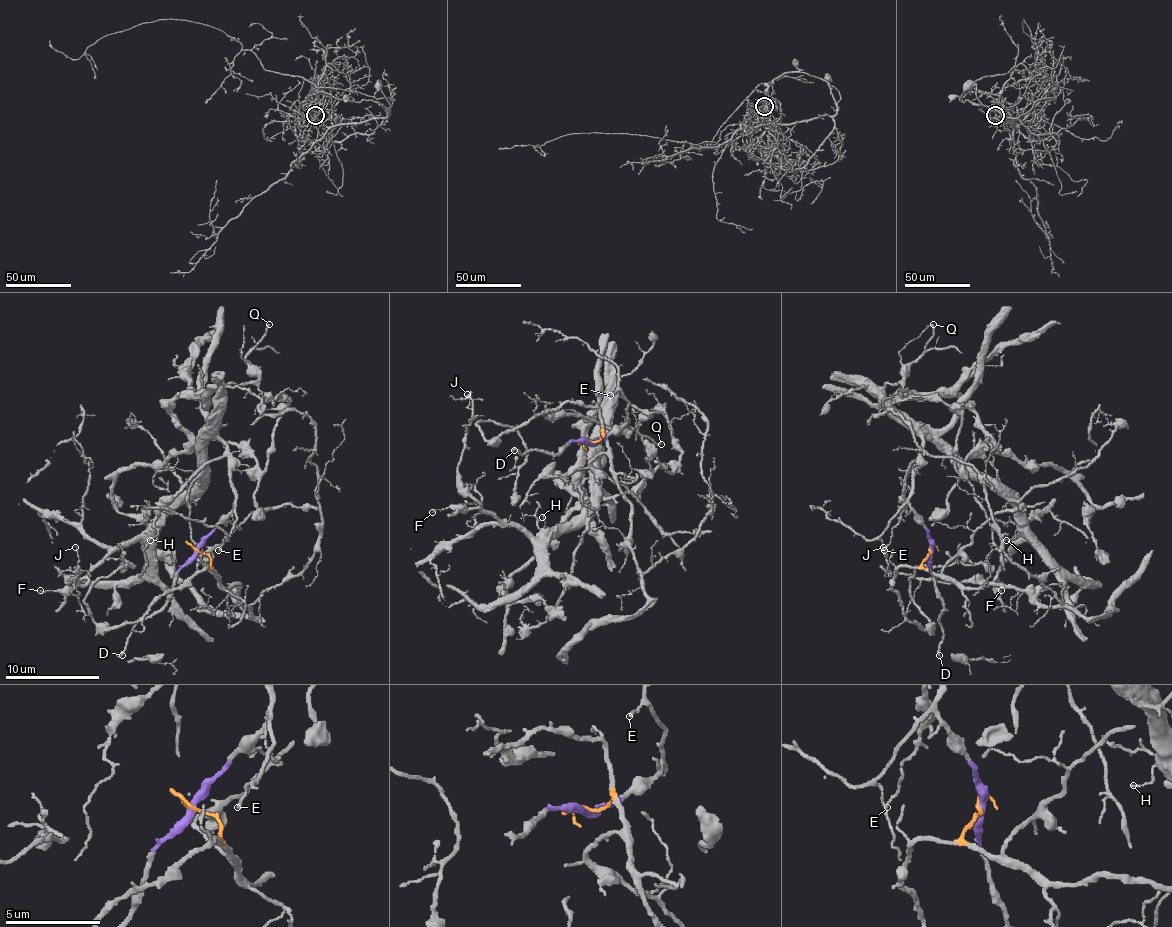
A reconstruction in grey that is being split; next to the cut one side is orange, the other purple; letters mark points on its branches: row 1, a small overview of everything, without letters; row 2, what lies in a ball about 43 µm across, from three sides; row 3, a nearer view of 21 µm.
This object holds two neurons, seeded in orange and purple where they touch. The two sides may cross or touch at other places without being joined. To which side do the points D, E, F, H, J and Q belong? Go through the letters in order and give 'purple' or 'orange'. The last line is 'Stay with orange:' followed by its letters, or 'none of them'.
D: purple
E: purple
F: purple
H: purple
J: purple
Q: purple
Stay with orange: none of them

